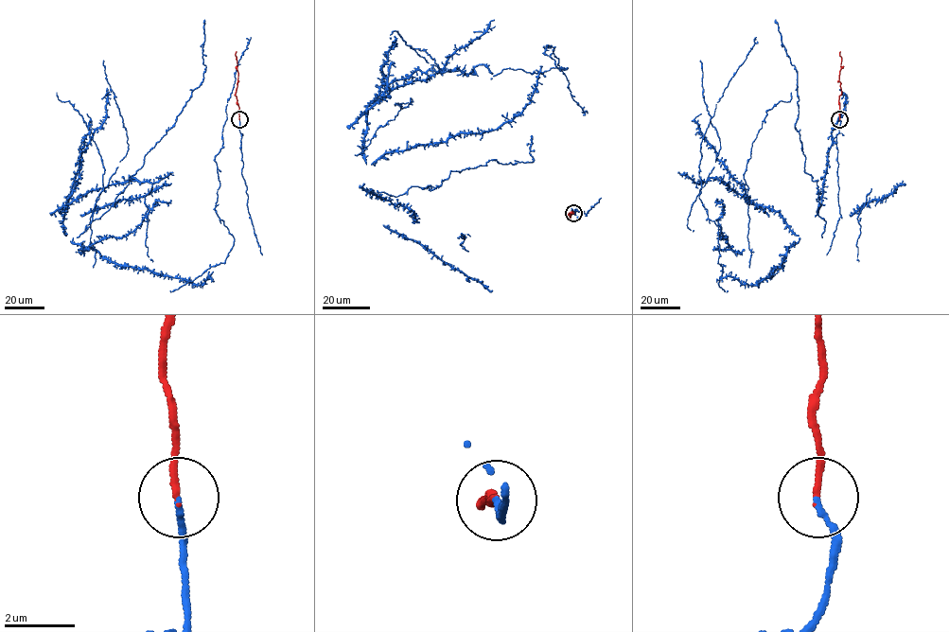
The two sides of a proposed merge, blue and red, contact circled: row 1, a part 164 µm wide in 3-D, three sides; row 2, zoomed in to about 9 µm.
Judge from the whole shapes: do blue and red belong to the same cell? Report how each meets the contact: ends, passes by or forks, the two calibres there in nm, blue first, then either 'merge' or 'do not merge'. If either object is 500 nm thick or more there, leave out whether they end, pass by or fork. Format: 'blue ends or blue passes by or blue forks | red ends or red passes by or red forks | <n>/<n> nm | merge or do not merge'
blue ends | red ends | 140/170 nm | merge

